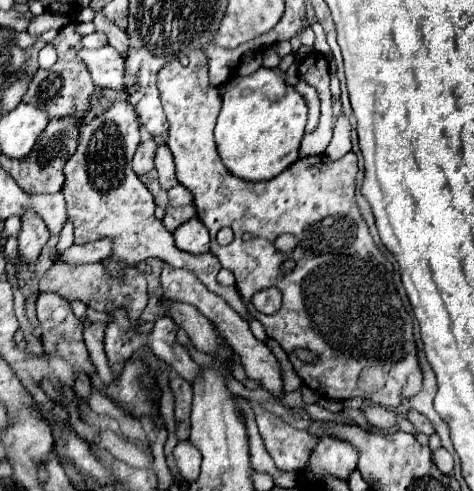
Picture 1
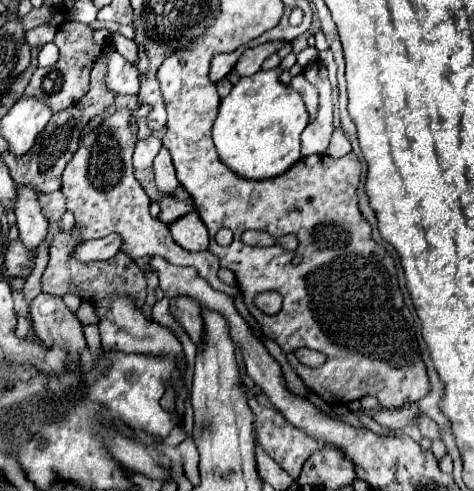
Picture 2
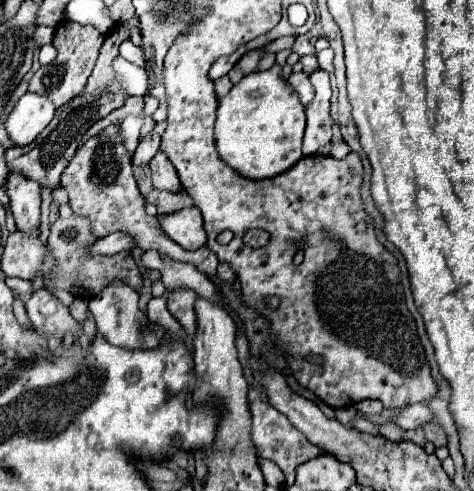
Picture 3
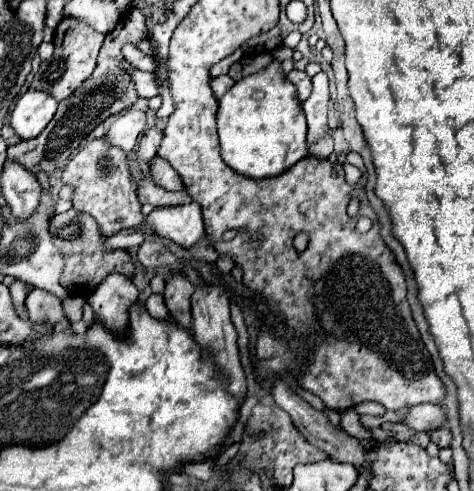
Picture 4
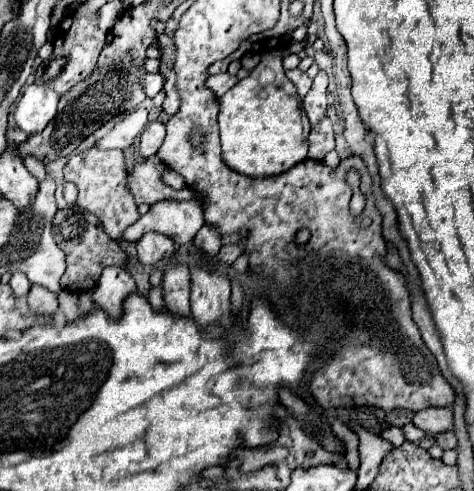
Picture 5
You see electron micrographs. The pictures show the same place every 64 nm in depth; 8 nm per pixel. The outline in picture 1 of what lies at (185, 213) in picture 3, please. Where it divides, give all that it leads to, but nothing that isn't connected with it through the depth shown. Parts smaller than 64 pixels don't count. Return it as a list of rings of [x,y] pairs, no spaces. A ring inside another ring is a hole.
[[[192,216],[184,224],[180,224],[174,230],[174,240],[176,240],[176,246],[180,250],[184,250],[184,252],[190,252],[190,254],[204,254],[204,252],[208,252],[208,242],[210,242],[208,230],[200,222],[198,216]]]

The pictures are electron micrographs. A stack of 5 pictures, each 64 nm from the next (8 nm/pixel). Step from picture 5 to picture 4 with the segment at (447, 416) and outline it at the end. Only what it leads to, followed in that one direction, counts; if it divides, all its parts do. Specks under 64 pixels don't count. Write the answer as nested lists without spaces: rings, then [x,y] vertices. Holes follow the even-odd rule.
[[[418,404],[416,408],[410,408],[406,414],[406,424],[416,432],[430,432],[436,428],[442,428],[446,424],[446,414],[436,404]]]

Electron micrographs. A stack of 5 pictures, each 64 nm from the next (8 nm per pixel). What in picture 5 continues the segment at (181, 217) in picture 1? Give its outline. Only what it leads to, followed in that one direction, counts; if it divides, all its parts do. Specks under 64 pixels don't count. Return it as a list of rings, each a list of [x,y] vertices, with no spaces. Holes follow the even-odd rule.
[[[158,156],[144,158],[142,162],[136,162],[134,168],[128,172],[126,188],[134,196],[136,204],[154,204],[158,200],[184,200],[192,198],[192,192],[178,192],[172,190],[162,182],[162,172],[166,164],[160,162]]]

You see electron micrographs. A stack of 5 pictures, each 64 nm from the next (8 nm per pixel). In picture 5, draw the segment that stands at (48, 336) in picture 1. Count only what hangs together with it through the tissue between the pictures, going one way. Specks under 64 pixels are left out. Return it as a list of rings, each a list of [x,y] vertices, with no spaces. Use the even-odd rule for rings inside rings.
[[[34,284],[28,292],[28,306],[32,312],[40,312],[40,314],[54,314],[58,308],[58,300],[56,294],[50,292],[48,288],[42,288],[38,284]]]

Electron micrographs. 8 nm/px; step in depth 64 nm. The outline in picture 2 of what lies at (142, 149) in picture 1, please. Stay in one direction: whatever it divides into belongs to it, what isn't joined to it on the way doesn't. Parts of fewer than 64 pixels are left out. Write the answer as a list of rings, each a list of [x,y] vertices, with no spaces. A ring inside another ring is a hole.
[[[148,136],[146,140],[138,140],[136,142],[136,150],[134,150],[134,168],[142,170],[142,168],[150,168],[158,150],[162,148],[162,142],[154,136]]]

